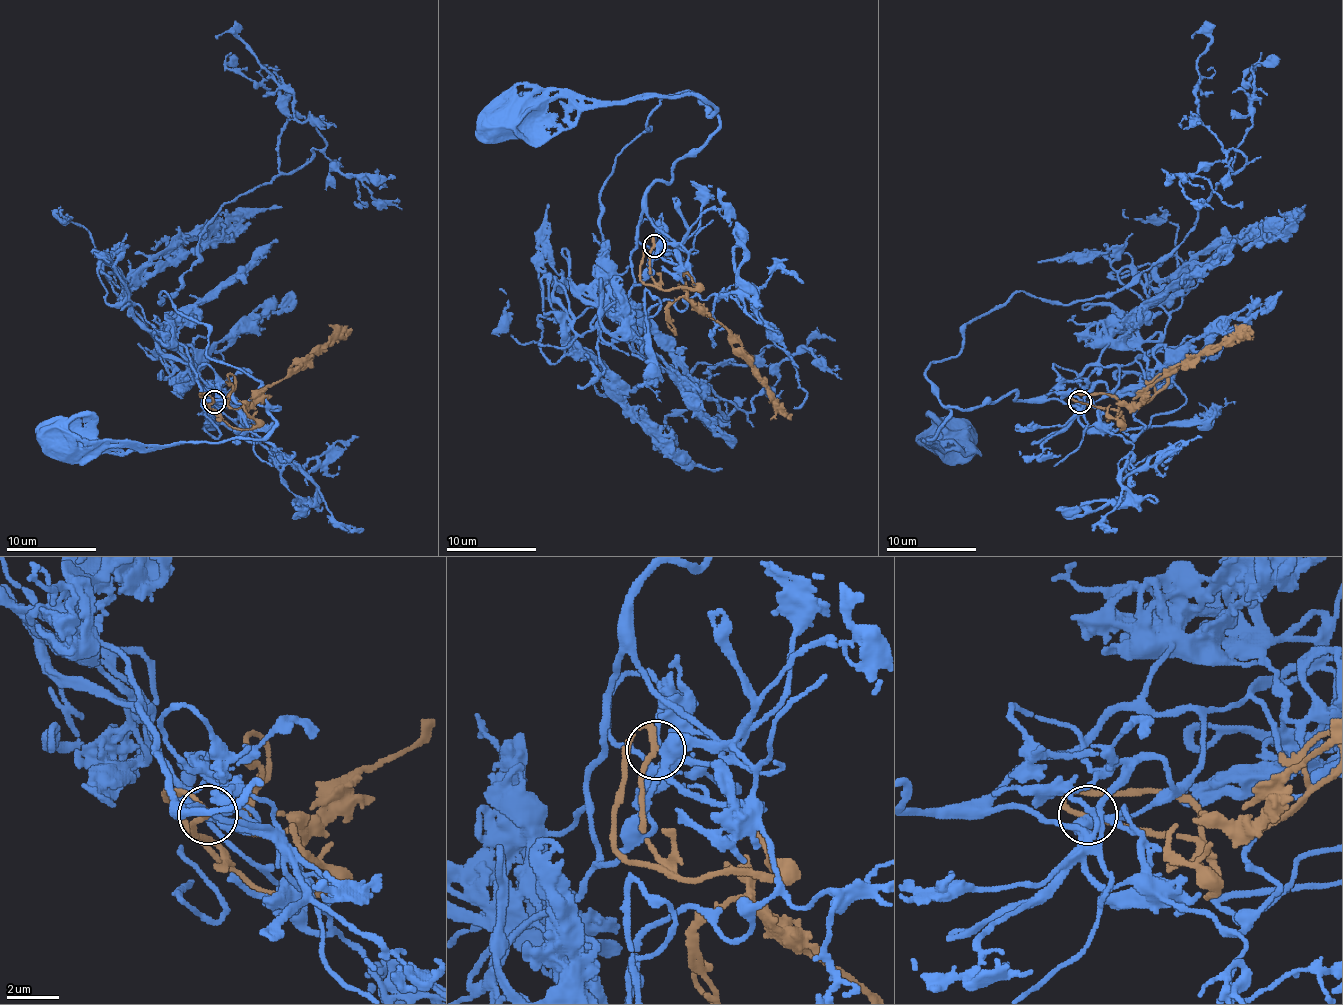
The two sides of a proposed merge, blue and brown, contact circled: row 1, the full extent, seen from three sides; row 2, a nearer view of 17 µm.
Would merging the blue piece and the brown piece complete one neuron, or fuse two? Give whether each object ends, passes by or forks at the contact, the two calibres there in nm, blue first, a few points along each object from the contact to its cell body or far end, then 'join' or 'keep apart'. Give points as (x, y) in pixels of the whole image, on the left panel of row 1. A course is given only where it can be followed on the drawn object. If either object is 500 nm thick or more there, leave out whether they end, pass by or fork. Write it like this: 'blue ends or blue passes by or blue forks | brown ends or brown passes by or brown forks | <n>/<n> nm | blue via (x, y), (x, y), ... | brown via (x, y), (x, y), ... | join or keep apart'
blue forks | brown passes by | 280/190 nm | blue via (216, 402), (227, 404), (207, 400), (231, 391), (238, 402), (279, 406), (261, 438), (137, 447), (55, 434) | brown via (213, 402), (209, 404), (211, 409), (222, 420), (247, 429), (254, 420), (243, 404), (326, 345), (351, 332) | join

